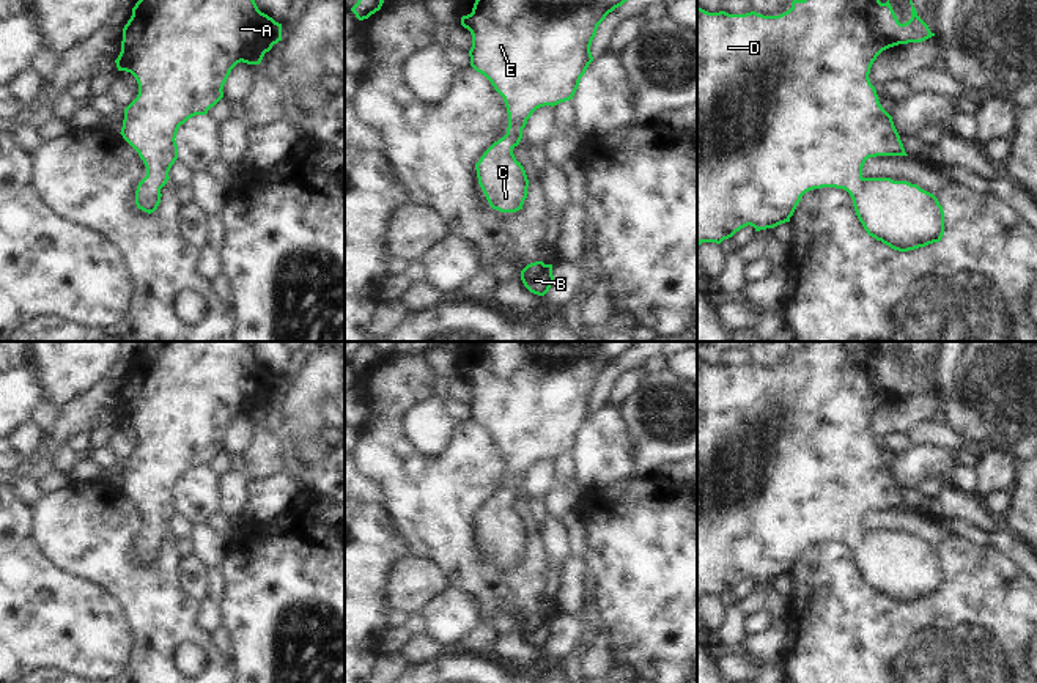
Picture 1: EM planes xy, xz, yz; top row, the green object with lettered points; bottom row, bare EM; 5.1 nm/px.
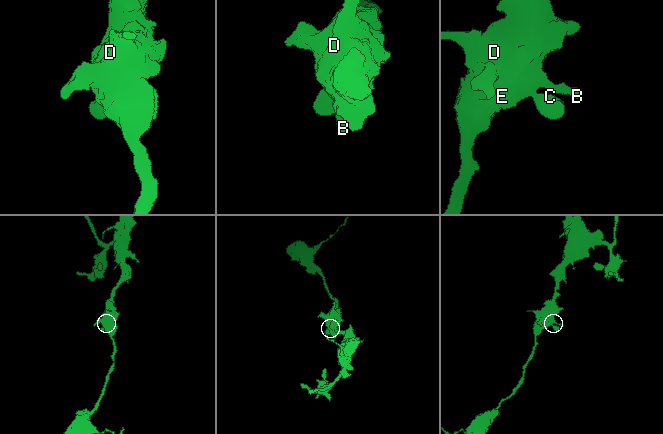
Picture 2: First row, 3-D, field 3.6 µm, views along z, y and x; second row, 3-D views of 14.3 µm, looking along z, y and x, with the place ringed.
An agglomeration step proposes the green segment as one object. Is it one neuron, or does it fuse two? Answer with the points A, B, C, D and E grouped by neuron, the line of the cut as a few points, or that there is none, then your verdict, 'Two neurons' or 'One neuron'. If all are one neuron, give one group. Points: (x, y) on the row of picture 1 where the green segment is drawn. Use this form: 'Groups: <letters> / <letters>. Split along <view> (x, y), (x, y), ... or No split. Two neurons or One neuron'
Groups: A B C D E. No split. One neuron.

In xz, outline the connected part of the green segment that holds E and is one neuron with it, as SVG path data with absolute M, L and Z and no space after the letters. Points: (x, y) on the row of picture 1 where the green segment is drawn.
M475 0L461 25L472 35L471 66L504 98L508 127L475 164L478 184L493 209L516 212L527 198L529 179L513 148L532 113L573 99L581 77L593 61L590 46L598 25L628 0Z

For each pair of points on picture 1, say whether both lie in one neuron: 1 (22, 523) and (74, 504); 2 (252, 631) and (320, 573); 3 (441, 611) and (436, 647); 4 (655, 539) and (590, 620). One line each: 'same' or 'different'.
1: different
2: same
3: different
4: different

